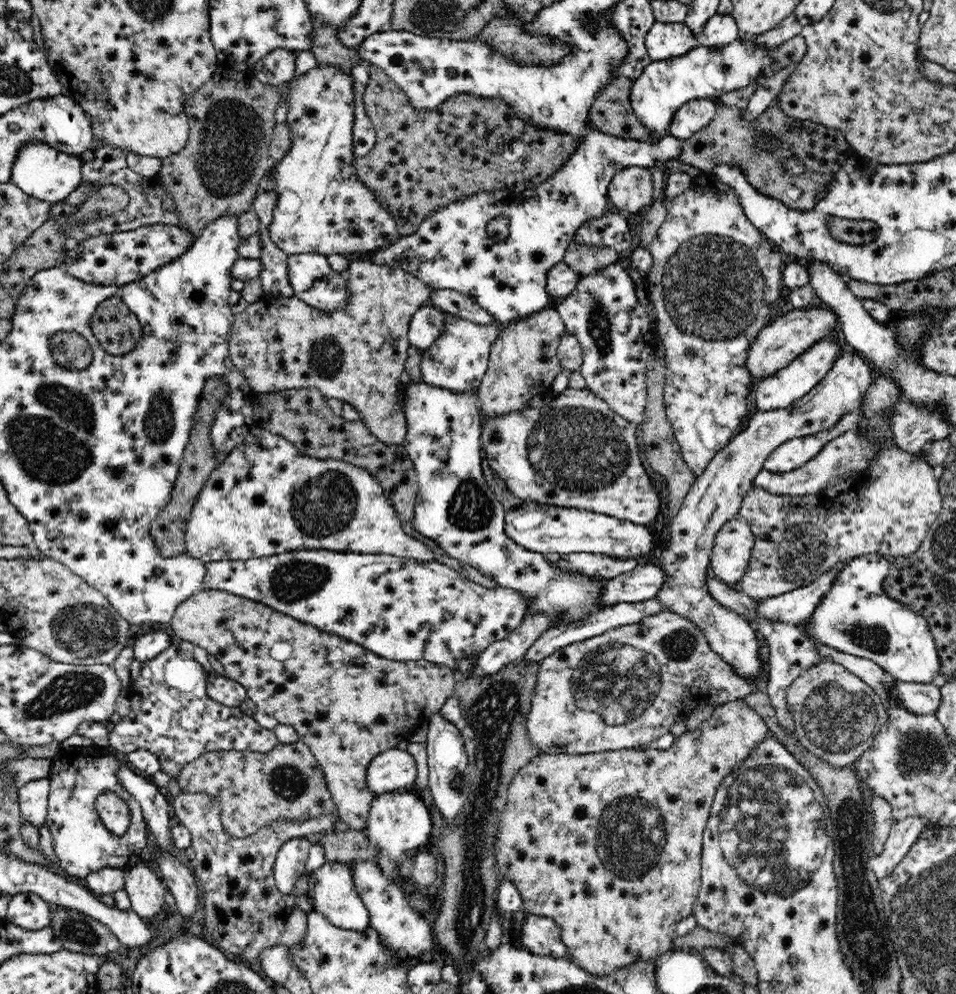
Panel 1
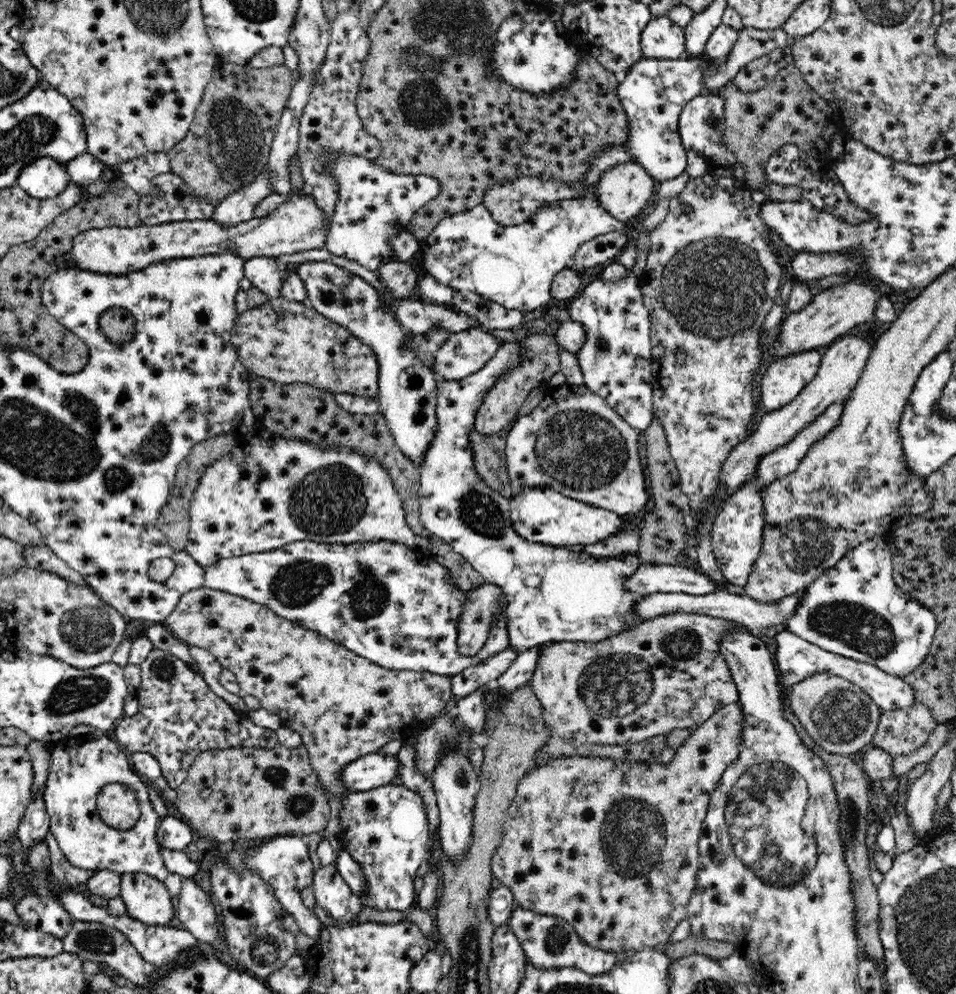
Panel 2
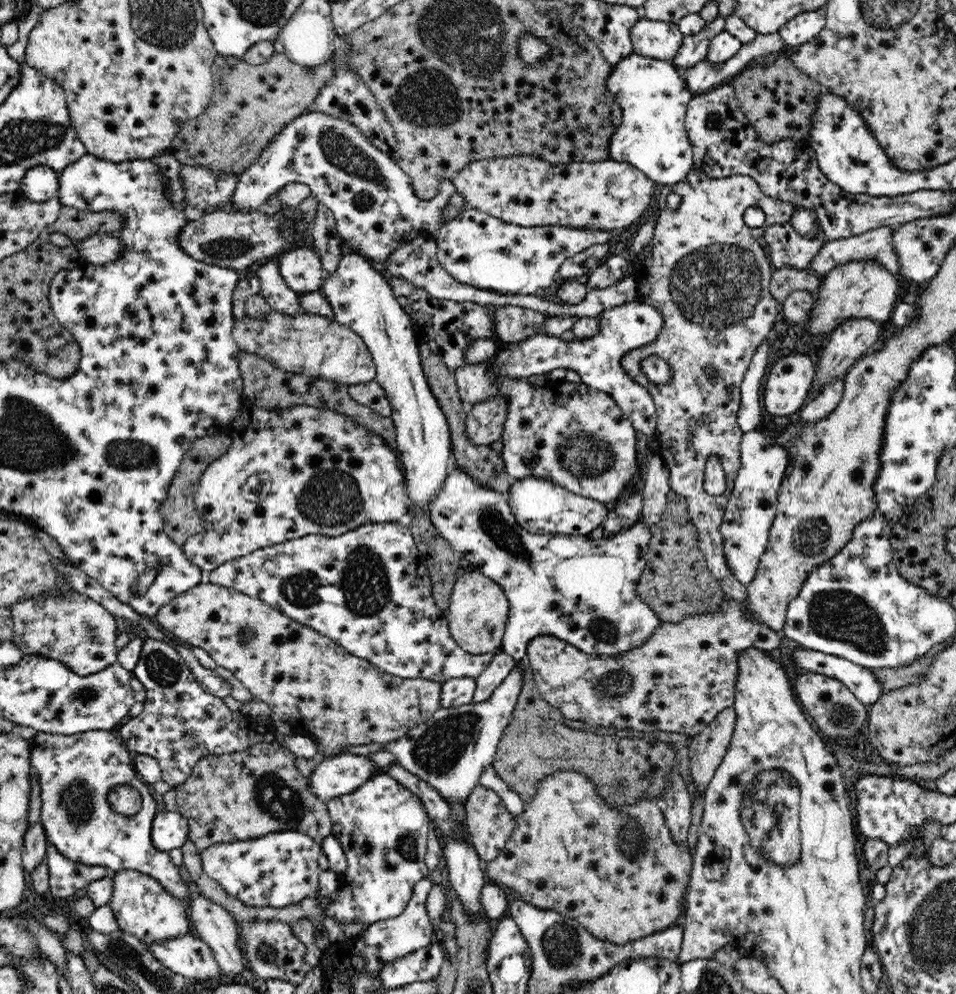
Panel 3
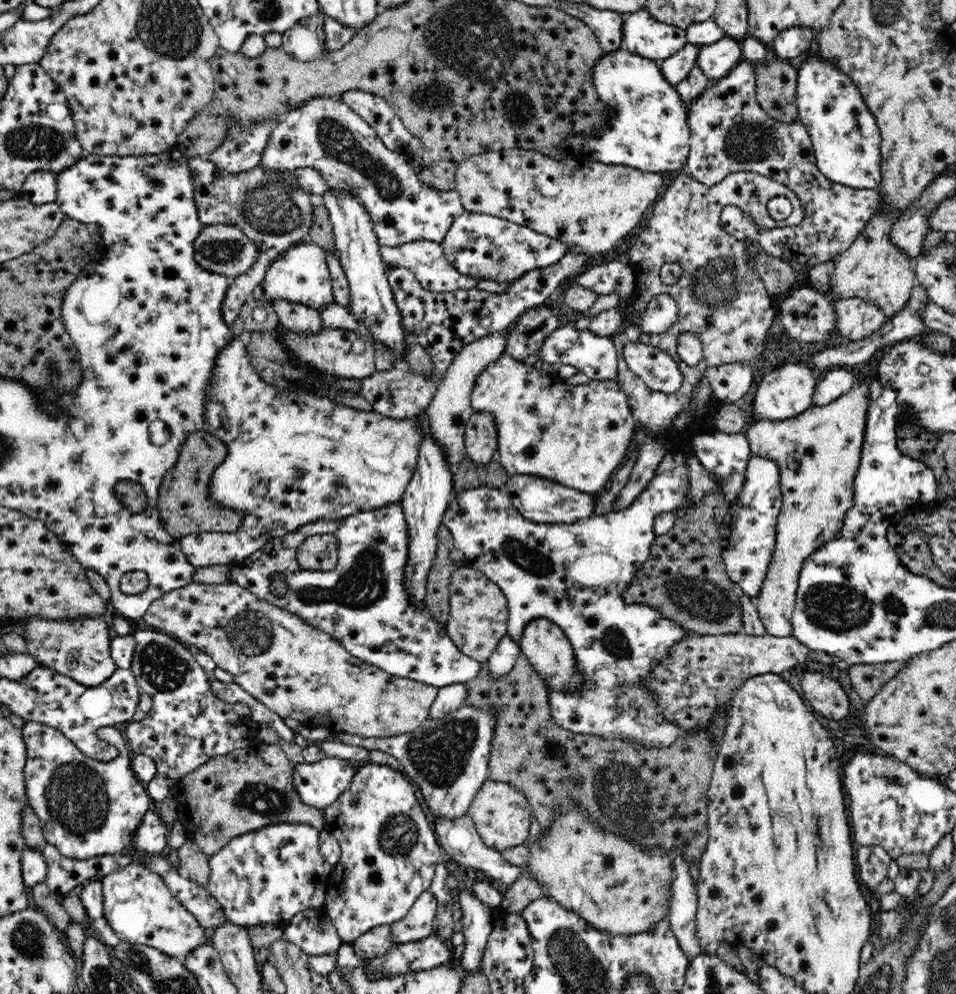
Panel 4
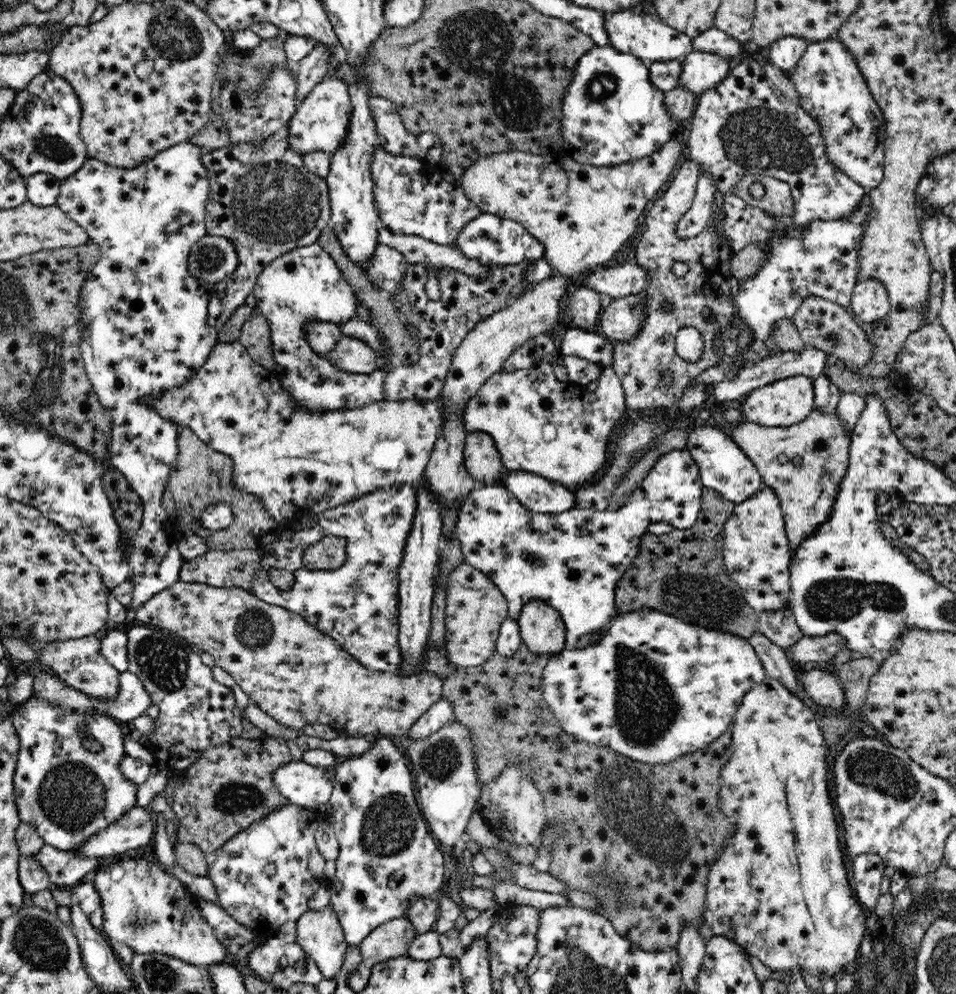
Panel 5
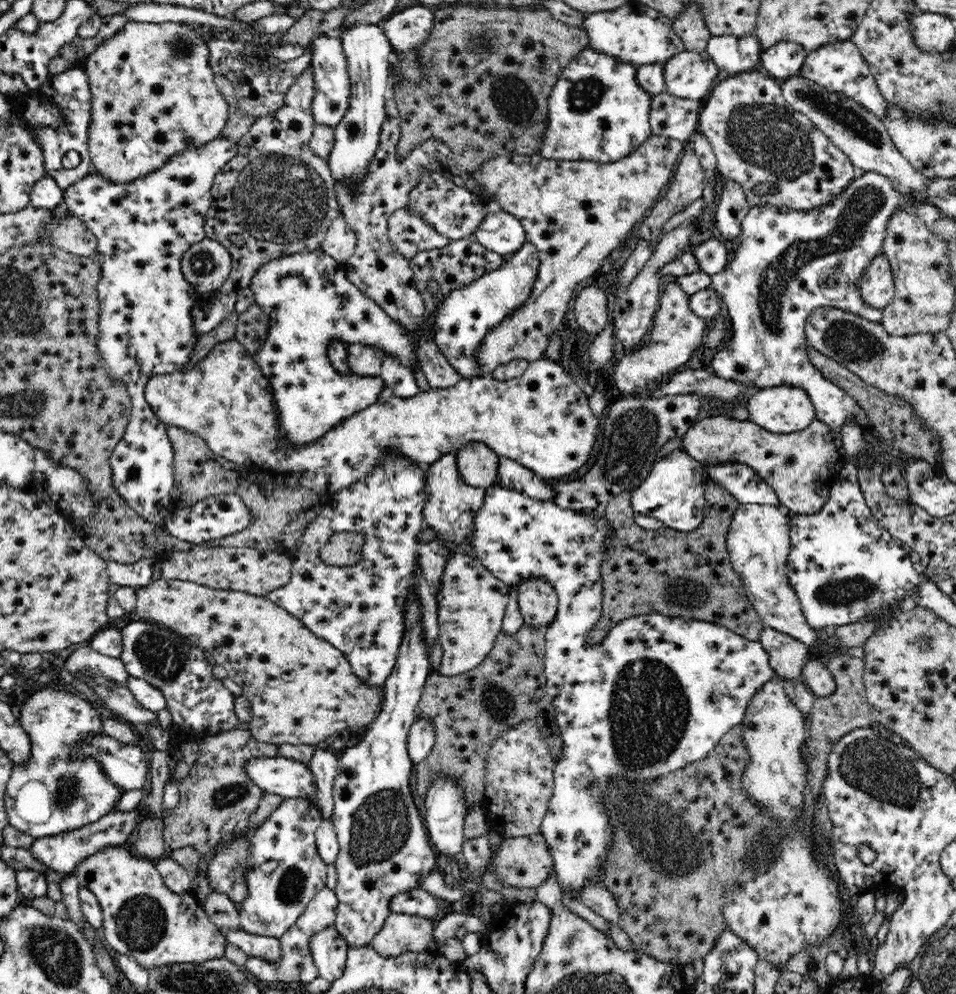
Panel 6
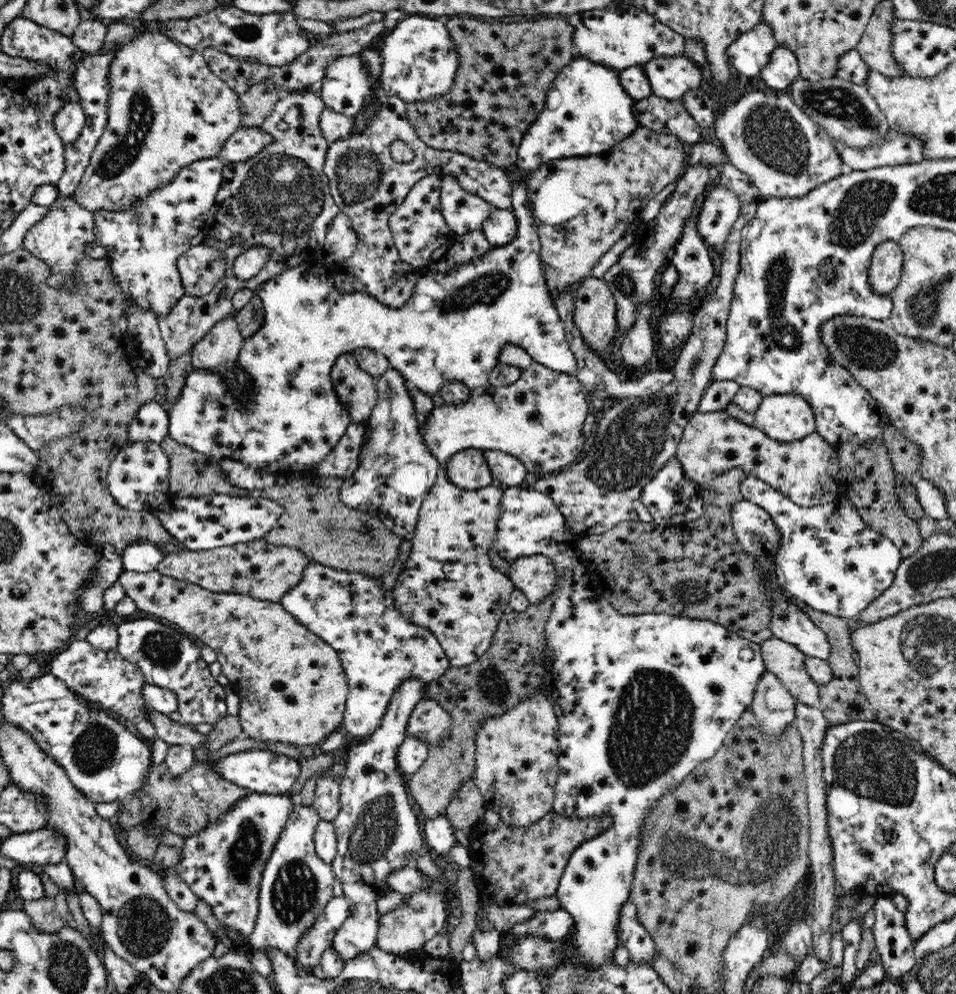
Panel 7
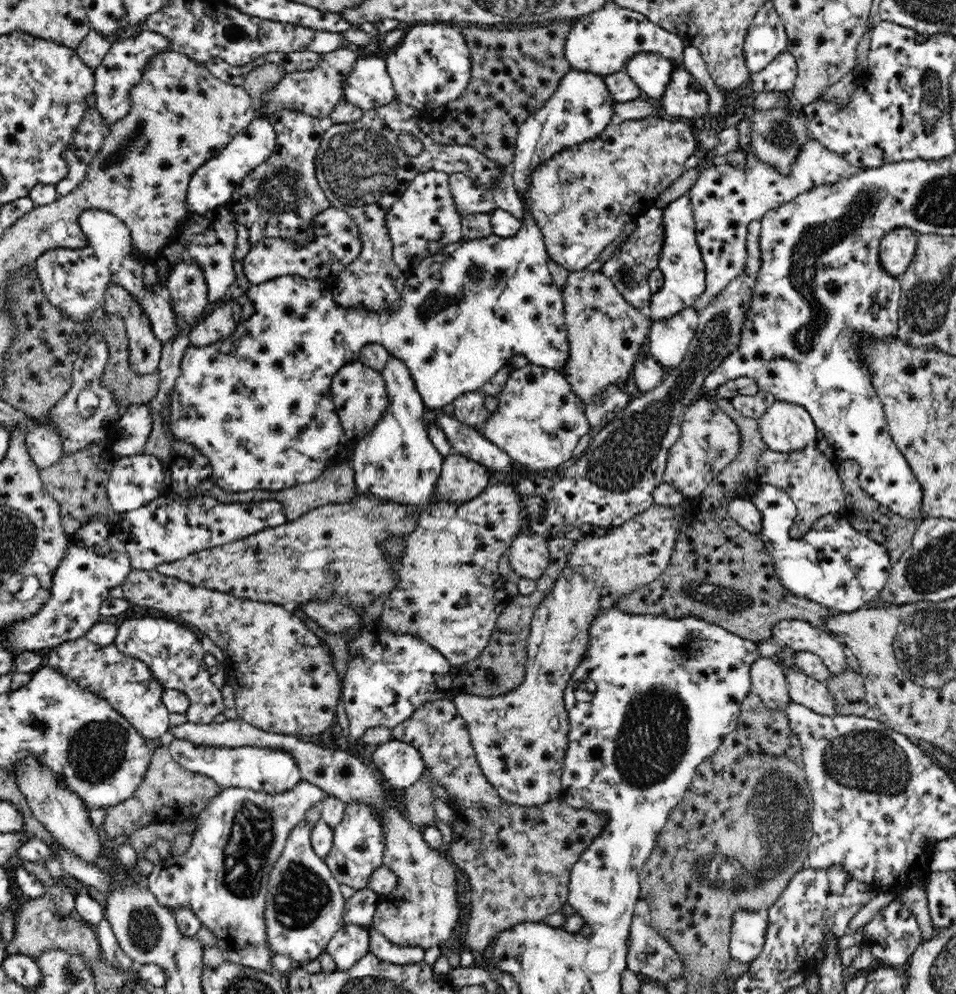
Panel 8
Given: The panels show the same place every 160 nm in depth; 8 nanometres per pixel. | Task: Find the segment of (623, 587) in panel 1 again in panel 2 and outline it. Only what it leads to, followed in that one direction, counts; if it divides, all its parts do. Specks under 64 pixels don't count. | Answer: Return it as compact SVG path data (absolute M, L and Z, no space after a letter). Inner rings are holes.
M644 562L638 566L624 587L640 597L655 592L685 592L704 596L723 589L722 585L712 581L698 569Z

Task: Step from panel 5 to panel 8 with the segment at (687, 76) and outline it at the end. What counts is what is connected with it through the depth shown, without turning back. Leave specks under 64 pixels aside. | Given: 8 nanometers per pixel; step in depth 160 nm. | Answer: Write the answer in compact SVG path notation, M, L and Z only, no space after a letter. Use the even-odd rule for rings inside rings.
M640 52L626 62L623 72L640 87L642 92L646 92L652 98L660 99L670 80L672 70L678 67L678 62L673 62L664 56Z

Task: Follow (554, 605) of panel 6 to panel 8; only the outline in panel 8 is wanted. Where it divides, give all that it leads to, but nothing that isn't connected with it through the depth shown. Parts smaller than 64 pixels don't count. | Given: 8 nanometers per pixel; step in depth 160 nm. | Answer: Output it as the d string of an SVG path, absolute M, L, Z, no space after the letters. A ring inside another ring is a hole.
M533 531L516 536L509 551L509 564L520 577L537 581L550 562L549 540Z

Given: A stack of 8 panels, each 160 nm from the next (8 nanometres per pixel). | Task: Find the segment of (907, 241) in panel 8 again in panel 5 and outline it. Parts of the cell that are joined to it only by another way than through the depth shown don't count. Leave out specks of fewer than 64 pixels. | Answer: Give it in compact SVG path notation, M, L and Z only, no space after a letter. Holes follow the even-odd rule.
M860 279L854 286L850 306L846 310L859 325L866 329L874 328L890 312L886 287L878 279Z

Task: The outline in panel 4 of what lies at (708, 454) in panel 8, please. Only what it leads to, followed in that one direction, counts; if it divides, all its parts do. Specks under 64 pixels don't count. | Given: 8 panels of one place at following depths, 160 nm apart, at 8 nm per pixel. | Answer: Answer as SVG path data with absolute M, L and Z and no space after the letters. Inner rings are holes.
M861 368L855 371L852 388L826 406L812 405L808 410L794 418L786 420L756 421L744 432L749 441L751 454L773 460L780 470L782 509L776 524L776 545L772 560L766 572L762 590L756 596L757 612L767 633L782 638L793 636L791 617L793 616L799 574L802 563L818 548L834 540L844 524L846 514L854 506L854 477L858 472L860 457L865 439L869 386L874 382L872 373L862 373Z

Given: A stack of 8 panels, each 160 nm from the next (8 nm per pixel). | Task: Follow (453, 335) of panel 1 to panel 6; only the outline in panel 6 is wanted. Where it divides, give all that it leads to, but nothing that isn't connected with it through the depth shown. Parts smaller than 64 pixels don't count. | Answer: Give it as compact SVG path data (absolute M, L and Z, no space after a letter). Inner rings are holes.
M235 338L216 344L216 346L214 346L214 348L190 370L153 376L145 386L144 397L146 397L148 408L152 409L157 418L166 426L172 425L183 428L188 432L198 435L200 438L204 439L204 442L210 447L210 450L214 451L214 454L227 458L229 461L235 463L242 463L244 467L248 467L248 469L256 475L259 481L266 481L267 483L278 486L288 486L289 488L306 488L312 490L324 500L327 500L330 495L340 492L342 488L348 488L352 484L356 484L360 482L360 480L364 480L366 477L370 476L373 468L378 466L381 456L386 453L404 455L404 457L410 459L410 461L427 467L436 462L439 458L442 458L444 454L448 452L457 452L463 446L466 446L468 442L472 441L486 444L486 446L494 450L499 457L506 457L522 464L522 466L529 468L531 472L534 472L534 474L540 476L540 478L544 480L565 480L588 462L590 451L592 450L598 432L598 417L594 417L592 414L590 406L588 405L588 397L584 391L582 391L582 388L572 379L572 376L570 376L568 372L564 371L564 367L562 367L561 364L548 358L533 361L528 365L524 374L521 374L518 378L504 380L504 382L494 380L491 376L476 377L470 380L461 378L458 384L454 384L454 386L450 388L438 390L431 389L428 392L421 391L416 394L416 396L410 398L392 396L390 400L386 400L386 404L376 401L374 404L368 406L368 408L356 412L356 414L346 418L346 420L342 420L342 422L334 426L332 430L328 430L320 440L316 440L316 442L312 442L312 444L304 444L304 446L300 446L300 448L295 448L295 446L291 446L291 444L286 444L286 446L282 444L282 446L280 446L280 426L278 426L278 414L276 414L276 402L274 402L272 387L267 378L263 375L257 361L253 359L253 356Z

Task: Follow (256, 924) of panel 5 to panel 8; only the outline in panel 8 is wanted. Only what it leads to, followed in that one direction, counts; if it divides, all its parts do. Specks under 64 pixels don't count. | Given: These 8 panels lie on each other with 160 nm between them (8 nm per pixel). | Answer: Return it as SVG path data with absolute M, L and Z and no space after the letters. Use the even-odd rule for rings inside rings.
M302 820L290 830L284 850L270 872L265 901L268 945L274 954L292 958L296 966L320 957L326 952L334 933L350 924L344 919L345 899L340 893L341 884L334 878L325 859L314 852L311 828Z

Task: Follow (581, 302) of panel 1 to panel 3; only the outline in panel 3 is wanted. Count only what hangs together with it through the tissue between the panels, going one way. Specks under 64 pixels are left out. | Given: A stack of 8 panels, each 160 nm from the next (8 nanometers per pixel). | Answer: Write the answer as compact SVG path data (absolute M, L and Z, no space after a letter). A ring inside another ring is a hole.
M634 300L608 308L596 317L600 321L600 329L596 336L589 339L574 338L565 341L560 336L540 333L518 344L500 344L497 353L490 360L492 375L496 379L517 379L533 374L549 374L559 368L575 370L584 384L610 395L636 430L646 435L656 434L657 408L652 395L646 387L629 377L629 373L622 368L621 360L627 352L658 338L664 326L662 313L654 306Z

